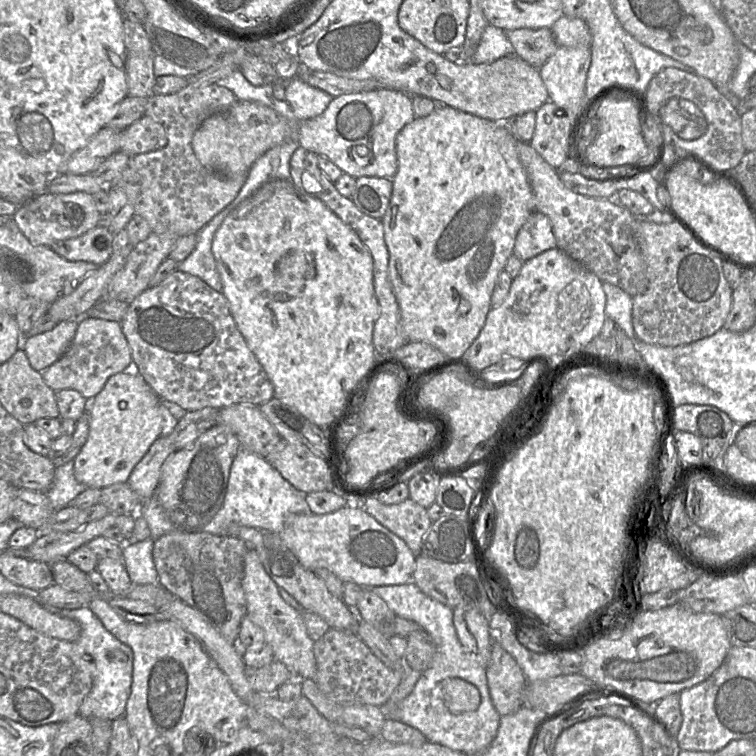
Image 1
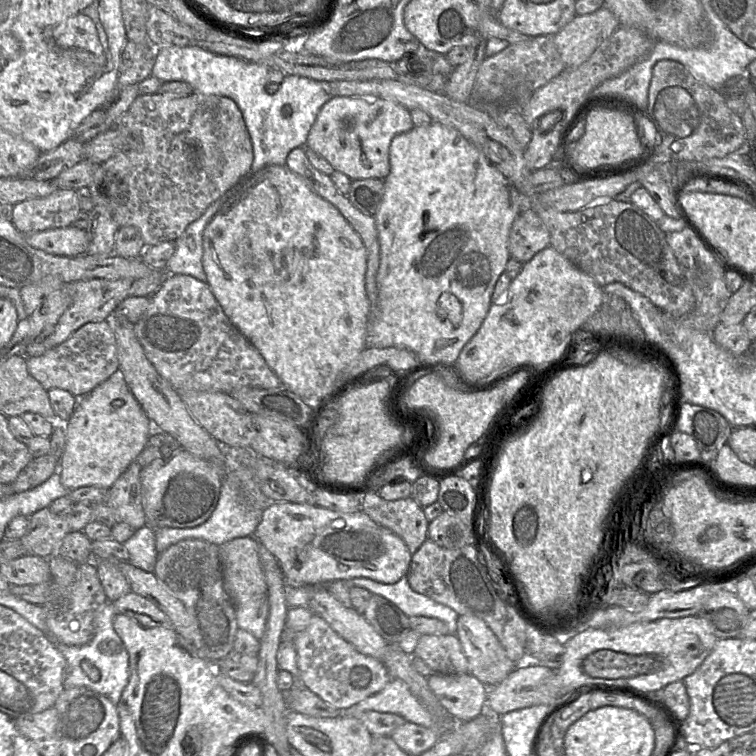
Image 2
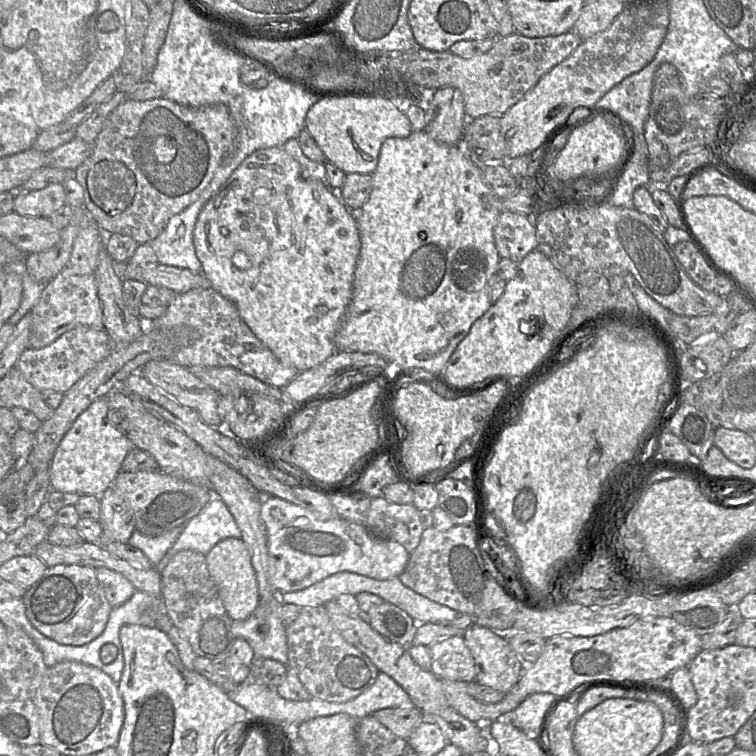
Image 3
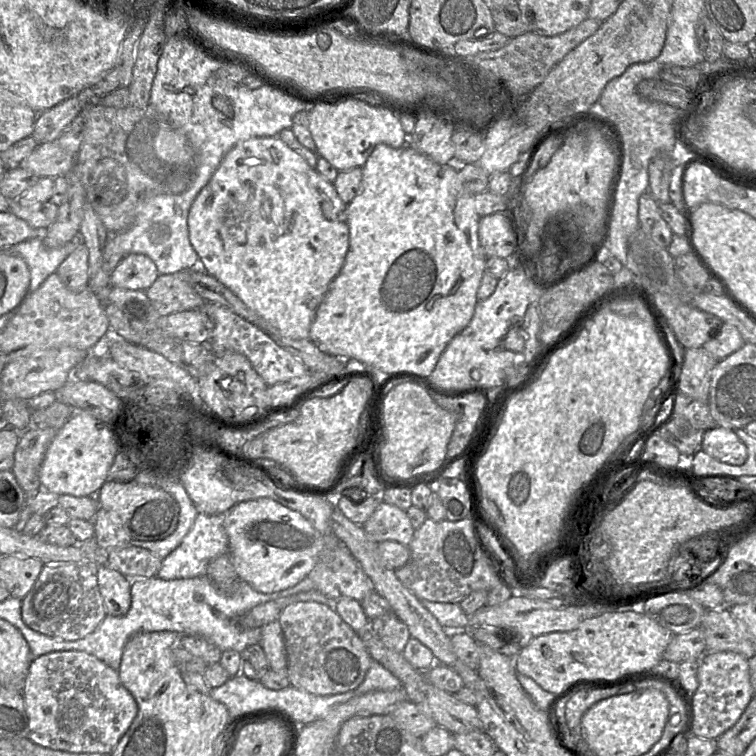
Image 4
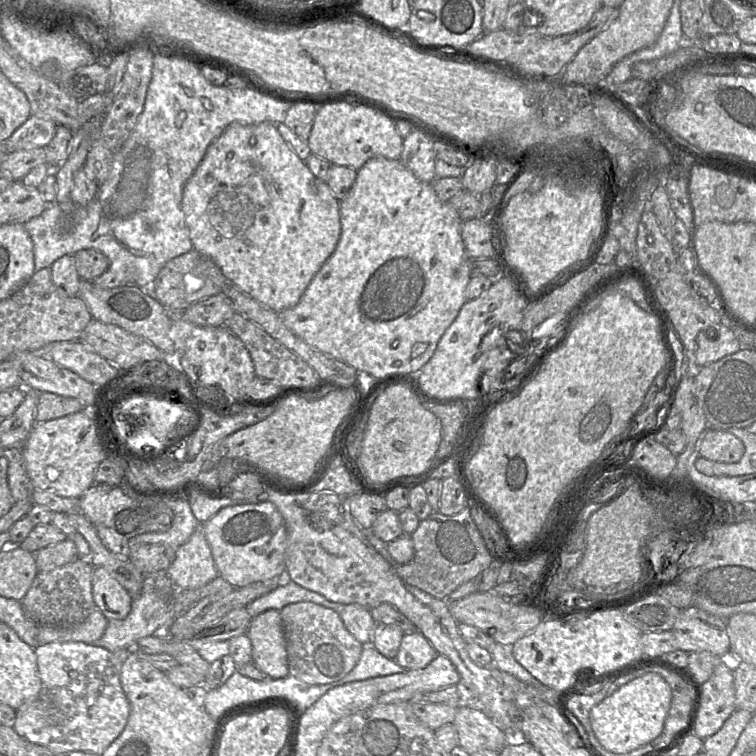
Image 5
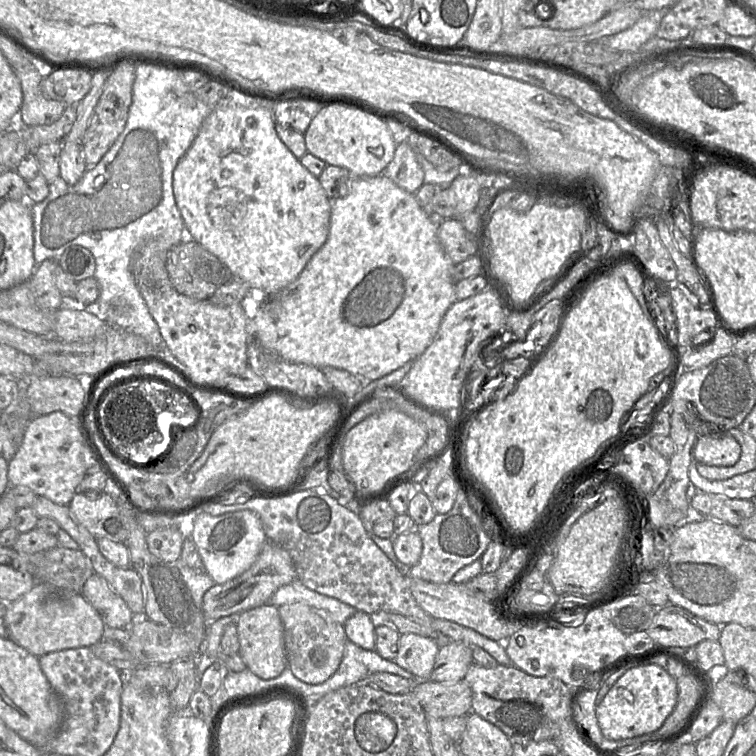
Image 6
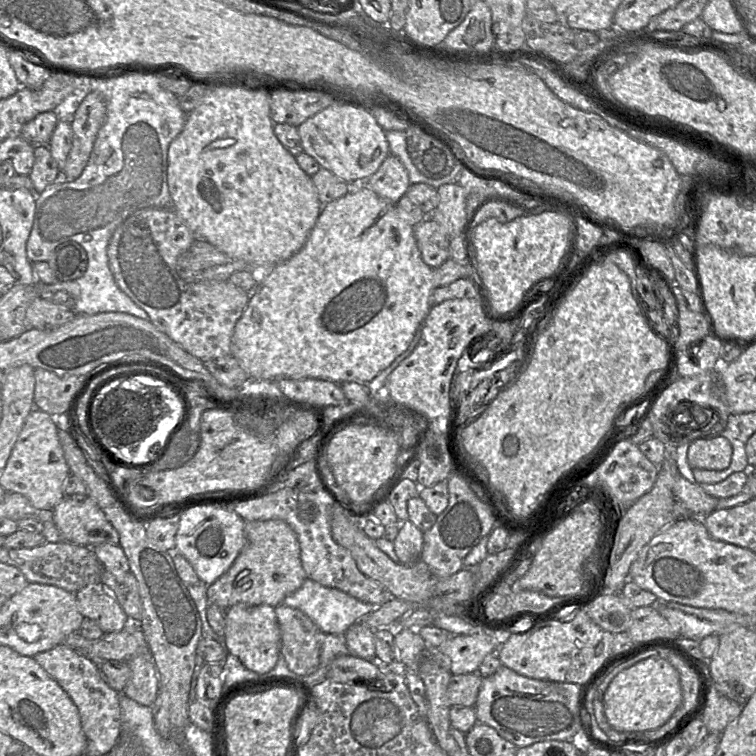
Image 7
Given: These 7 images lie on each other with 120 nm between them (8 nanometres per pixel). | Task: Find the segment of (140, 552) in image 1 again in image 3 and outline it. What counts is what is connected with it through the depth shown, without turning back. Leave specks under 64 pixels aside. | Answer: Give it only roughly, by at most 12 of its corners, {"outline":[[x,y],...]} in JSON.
{"outline":[[184,524],[156,537],[135,530],[127,544],[155,567],[174,545]]}

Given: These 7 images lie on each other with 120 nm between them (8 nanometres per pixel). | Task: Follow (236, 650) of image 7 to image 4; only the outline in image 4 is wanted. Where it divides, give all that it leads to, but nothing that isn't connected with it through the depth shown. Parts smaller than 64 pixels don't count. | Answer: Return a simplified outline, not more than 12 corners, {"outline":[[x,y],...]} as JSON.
{"outline":[[279,620],[261,627],[260,646],[270,669],[287,670]]}

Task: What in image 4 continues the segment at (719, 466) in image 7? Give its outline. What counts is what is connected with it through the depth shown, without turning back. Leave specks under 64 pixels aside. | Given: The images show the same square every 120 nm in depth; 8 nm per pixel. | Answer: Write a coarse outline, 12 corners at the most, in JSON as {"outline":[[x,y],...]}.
{"outline":[[716,426],[702,449],[730,465],[742,465],[747,447],[733,429]]}

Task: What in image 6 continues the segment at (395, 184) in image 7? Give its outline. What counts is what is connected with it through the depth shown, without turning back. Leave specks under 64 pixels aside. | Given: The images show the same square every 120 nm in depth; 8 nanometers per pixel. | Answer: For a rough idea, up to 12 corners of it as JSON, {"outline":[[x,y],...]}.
{"outline":[[406,141],[382,174],[409,193],[424,171]]}

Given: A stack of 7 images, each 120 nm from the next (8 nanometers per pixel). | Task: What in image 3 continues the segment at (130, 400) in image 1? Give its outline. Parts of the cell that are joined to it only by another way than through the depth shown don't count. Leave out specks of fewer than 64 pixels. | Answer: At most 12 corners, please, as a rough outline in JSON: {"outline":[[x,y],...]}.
{"outline":[[107,397],[78,416],[49,464],[50,487],[103,494],[133,443]]}

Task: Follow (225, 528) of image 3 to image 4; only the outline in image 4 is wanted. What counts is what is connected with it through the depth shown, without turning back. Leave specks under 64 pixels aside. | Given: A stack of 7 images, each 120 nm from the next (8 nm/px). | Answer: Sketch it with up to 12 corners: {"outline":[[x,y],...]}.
{"outline":[[199,513],[156,576],[206,575],[229,554],[225,515]]}

